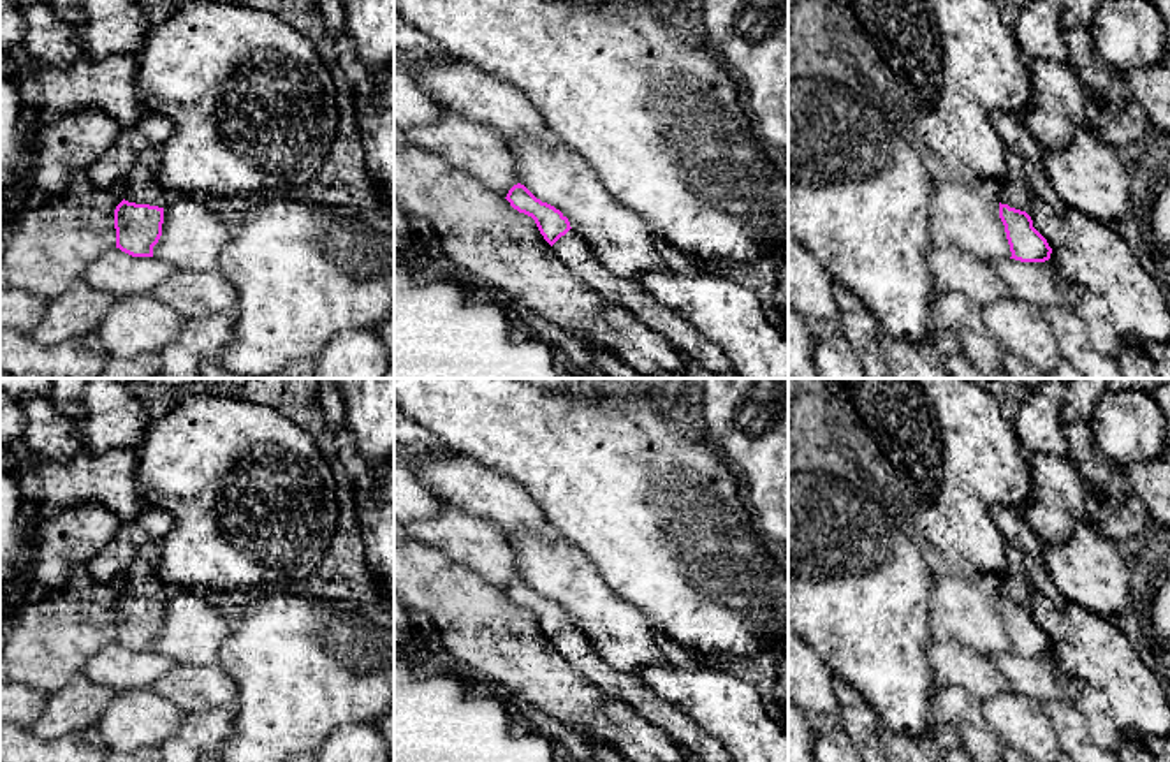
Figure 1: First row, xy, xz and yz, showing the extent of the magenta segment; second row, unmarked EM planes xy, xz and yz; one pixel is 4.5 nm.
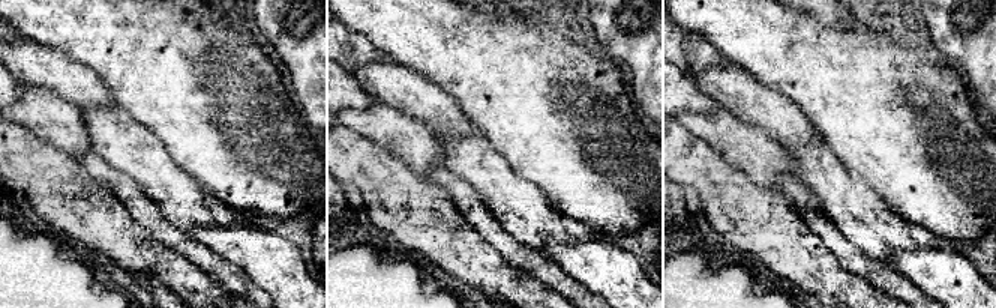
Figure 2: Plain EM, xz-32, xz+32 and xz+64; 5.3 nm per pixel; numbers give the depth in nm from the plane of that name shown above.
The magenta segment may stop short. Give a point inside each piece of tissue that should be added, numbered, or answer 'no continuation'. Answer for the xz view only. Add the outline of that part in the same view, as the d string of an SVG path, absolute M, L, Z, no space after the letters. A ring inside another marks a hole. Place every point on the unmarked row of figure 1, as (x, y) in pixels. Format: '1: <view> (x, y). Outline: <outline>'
1: xz (627, 688). Outline: M574 623L561 630L552 644L588 681L660 727L681 750L702 762L734 762L723 744L706 734L684 711L658 697L640 678L611 667Z

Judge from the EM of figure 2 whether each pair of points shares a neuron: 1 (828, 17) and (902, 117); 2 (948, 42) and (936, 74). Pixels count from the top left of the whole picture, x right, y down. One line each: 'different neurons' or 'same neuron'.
1: different neurons
2: different neurons

